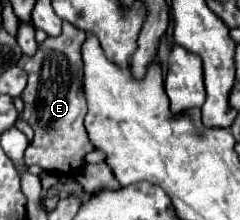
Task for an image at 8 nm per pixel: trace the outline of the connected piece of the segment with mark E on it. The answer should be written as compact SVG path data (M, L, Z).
M62 23L62 33L58 37L48 37L40 47L38 55L22 57L18 67L28 73L28 85L22 93L24 113L22 119L34 129L34 139L24 153L24 163L40 165L48 173L74 175L84 167L84 157L94 151L88 133L84 129L84 115L88 109L82 91L82 43L86 33L76 29L72 23Z

